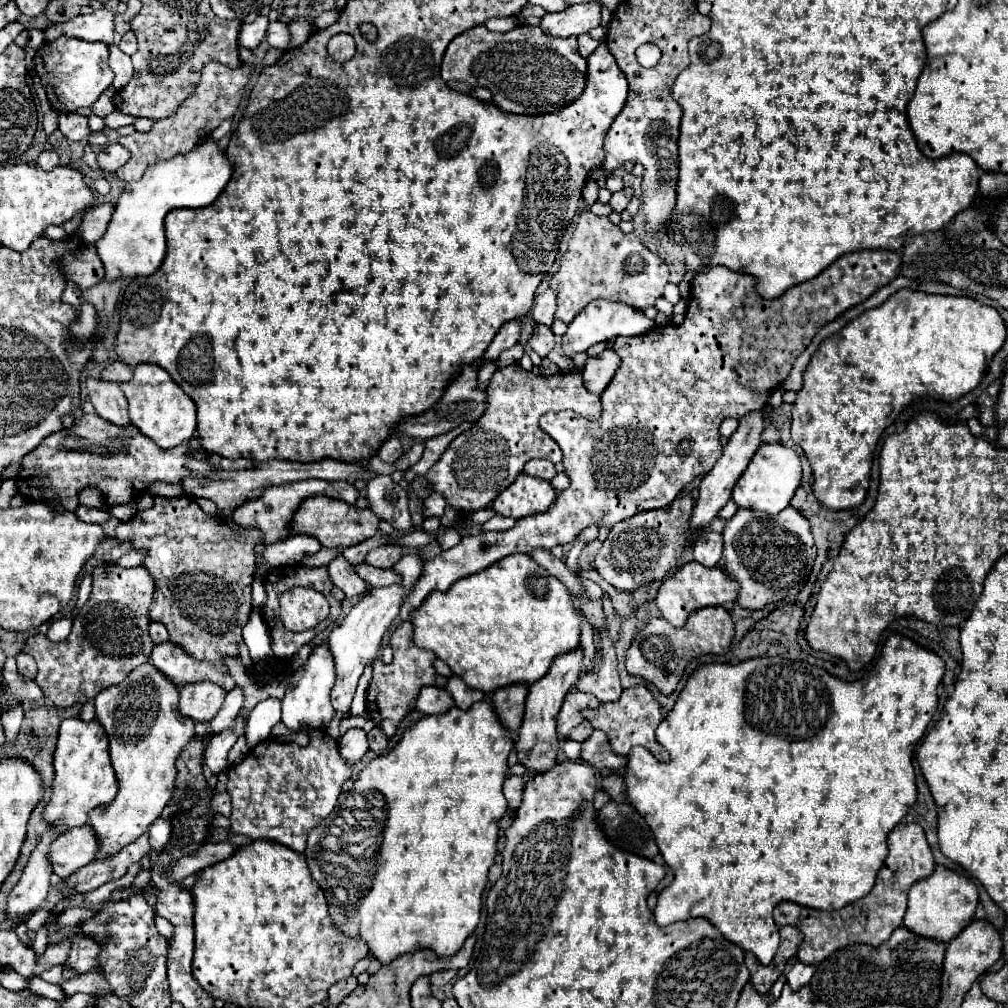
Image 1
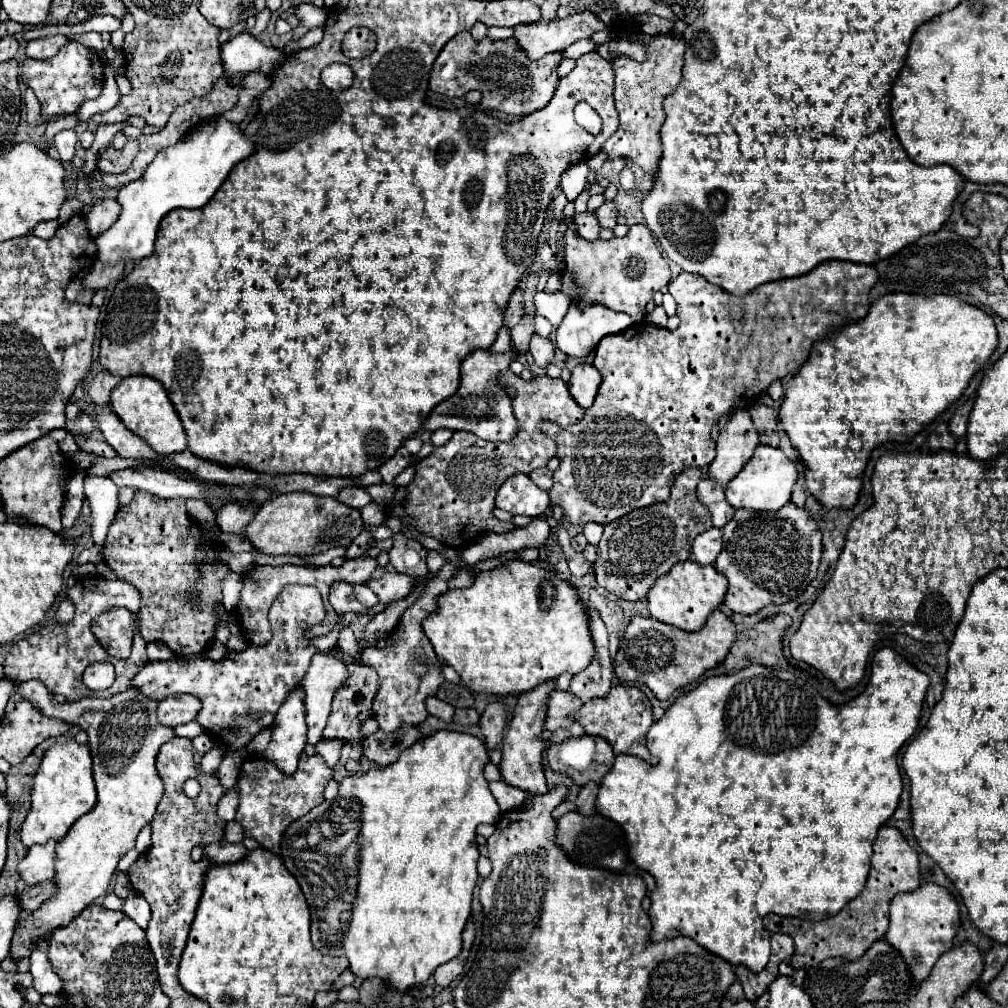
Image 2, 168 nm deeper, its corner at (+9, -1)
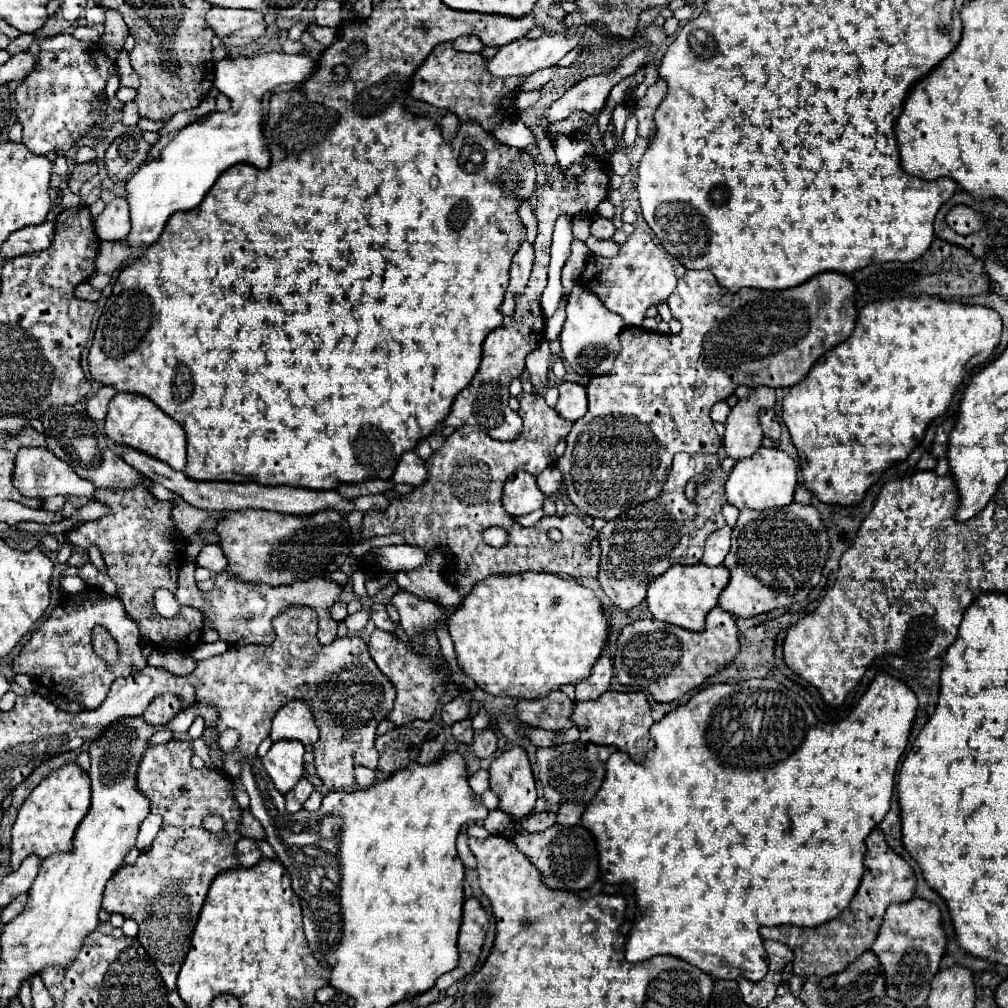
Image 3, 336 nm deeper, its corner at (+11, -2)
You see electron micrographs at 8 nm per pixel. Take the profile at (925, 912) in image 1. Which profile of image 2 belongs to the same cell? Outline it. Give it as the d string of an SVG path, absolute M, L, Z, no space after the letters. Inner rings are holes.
M928 881L922 883L916 891L898 893L892 899L890 927L884 939L892 943L900 951L900 955L904 955L904 961L908 961L908 967L912 967L912 977L916 979L916 985L920 985L922 979L928 977L936 959L952 947L958 927L960 927L960 907L956 897L946 887Z

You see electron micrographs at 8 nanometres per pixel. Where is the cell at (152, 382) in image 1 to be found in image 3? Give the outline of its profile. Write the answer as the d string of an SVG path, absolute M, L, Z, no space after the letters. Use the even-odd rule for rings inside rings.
M116 394L108 404L104 432L114 444L144 452L156 460L166 462L174 470L184 470L186 466L186 436L182 436L178 422L170 420L170 416L166 416L158 406L152 404L152 400L144 396Z

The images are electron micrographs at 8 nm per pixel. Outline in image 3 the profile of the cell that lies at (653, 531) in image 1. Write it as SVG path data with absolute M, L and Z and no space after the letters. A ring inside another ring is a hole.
M676 454L666 484L656 498L630 508L632 514L622 514L604 524L600 530L602 556L598 580L616 606L622 610L636 608L646 598L648 584L672 564L694 564L696 556L700 562L706 538L726 526L722 516L722 506L728 502L724 494L726 478L728 474L722 472L716 454ZM704 470L712 472L712 480L698 488L698 496L692 502L684 496L684 486L692 476L700 476Z

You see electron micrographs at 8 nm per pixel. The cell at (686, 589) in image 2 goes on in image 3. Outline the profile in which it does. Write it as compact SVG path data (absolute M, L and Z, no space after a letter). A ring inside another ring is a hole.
M674 564L662 576L650 582L646 602L652 616L660 622L670 622L686 630L704 630L704 618L712 608L718 606L718 596L728 582L730 582L730 572L726 566L710 568L706 564L694 564L694 566Z

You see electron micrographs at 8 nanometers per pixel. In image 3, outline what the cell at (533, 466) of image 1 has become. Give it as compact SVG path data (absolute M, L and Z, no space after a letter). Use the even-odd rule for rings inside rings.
M548 466L536 480L538 480L540 490L542 490L546 496L556 494L556 492L560 492L560 488L562 488L562 474L558 472L556 466Z

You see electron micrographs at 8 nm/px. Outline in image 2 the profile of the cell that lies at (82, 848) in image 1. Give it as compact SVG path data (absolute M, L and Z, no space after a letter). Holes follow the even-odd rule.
M48 841L44 845L32 845L26 857L20 861L18 873L26 883L36 885L56 875L54 863L56 863L56 843L54 841Z

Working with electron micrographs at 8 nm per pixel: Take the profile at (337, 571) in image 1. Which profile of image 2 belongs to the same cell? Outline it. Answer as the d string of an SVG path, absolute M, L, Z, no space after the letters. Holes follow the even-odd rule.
M352 585L352 591L354 591L354 597L364 605L364 607L374 607L378 603L376 595L366 587L366 585Z

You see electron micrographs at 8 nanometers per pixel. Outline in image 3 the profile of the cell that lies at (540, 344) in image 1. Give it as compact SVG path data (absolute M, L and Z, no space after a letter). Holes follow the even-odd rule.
M542 340L538 348L526 358L526 370L530 374L530 382L536 392L546 386L546 374L550 368L550 360L552 360L552 354L550 354L550 344L546 340Z

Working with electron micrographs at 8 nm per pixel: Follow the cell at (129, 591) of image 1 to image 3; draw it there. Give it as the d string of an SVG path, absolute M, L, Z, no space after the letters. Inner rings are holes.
M88 586L82 594L72 594L64 600L64 604L56 606L50 618L32 632L30 640L24 644L22 652L14 660L16 674L28 674L50 692L60 694L68 700L76 700L86 706L86 710L96 710L116 678L130 676L146 666L146 660L140 650L140 632L138 624L126 614L120 598L106 596L102 590ZM94 626L102 626L110 632L110 636L118 644L118 662L108 664L100 656L94 654L92 648L92 630Z

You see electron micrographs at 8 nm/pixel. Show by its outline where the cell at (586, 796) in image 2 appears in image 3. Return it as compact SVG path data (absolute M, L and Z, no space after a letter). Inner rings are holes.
M562 804L556 814L556 824L560 826L574 826L580 822L580 816L584 812L584 804Z

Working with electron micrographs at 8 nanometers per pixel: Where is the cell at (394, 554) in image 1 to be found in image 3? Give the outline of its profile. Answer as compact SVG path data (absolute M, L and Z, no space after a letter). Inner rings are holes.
M182 562L180 564L180 574L178 574L178 592L170 594L168 590L158 590L156 592L156 610L162 616L174 616L178 612L178 606L192 606L204 614L204 628L212 628L218 632L220 640L226 642L228 646L246 646L246 644L272 644L276 634L272 628L272 620L286 610L290 604L302 604L306 608L316 610L318 616L318 642L320 644L330 644L336 638L336 622L330 616L330 610L334 602L338 602L342 594L342 586L336 582L324 580L324 578L314 578L282 588L270 588L266 584L246 584L240 582L226 572L216 576L214 590L210 592L200 592L196 588L194 580L194 562Z

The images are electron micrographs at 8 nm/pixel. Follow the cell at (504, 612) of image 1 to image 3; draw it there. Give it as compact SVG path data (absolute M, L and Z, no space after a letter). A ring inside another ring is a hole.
M522 572L488 576L474 584L470 594L448 618L448 630L456 646L460 668L476 682L478 688L492 696L510 698L544 698L564 684L578 684L588 678L594 662L610 636L610 622L604 616L600 598L580 586L574 578L550 572Z

